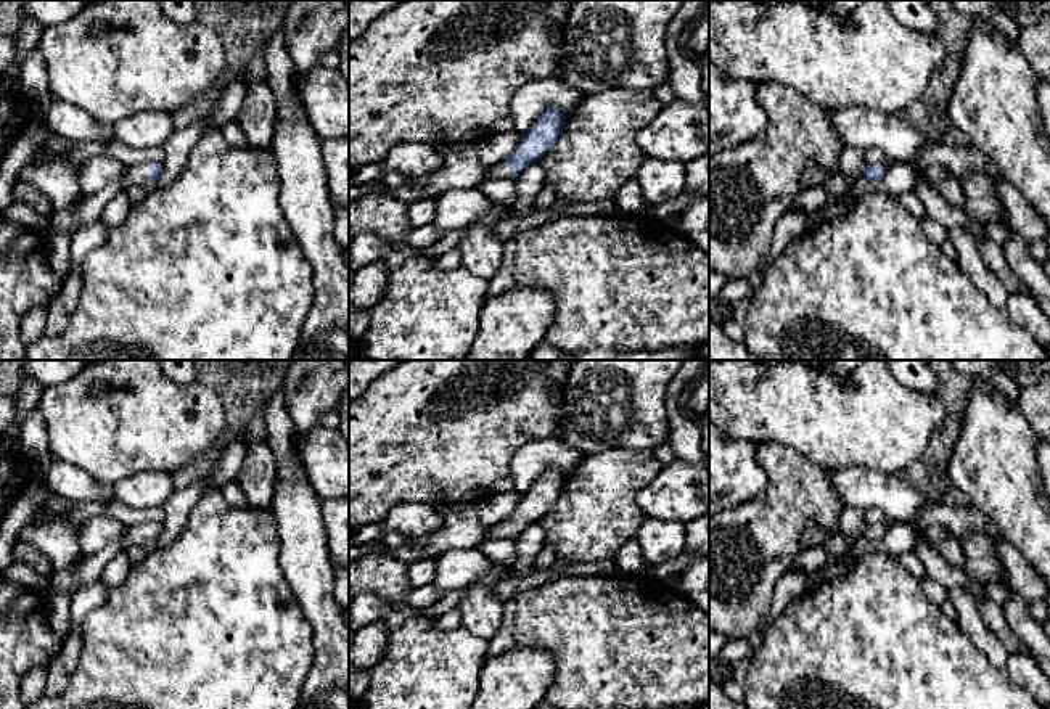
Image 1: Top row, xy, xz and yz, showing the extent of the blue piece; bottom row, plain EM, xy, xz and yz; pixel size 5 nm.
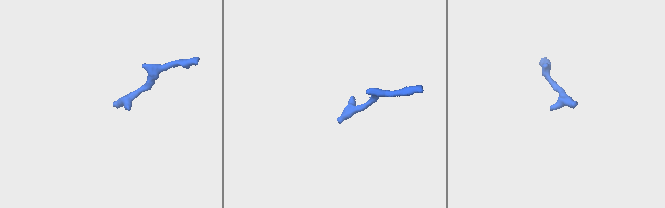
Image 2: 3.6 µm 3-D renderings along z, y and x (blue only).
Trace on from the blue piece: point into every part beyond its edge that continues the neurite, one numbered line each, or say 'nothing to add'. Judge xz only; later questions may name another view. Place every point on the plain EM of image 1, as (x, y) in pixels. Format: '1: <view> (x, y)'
1: xz (499, 531)

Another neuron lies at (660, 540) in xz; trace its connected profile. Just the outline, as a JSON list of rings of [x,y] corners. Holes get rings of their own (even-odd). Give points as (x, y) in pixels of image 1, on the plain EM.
[[[645,518],[635,534],[646,566],[658,568],[685,550],[685,523]]]

